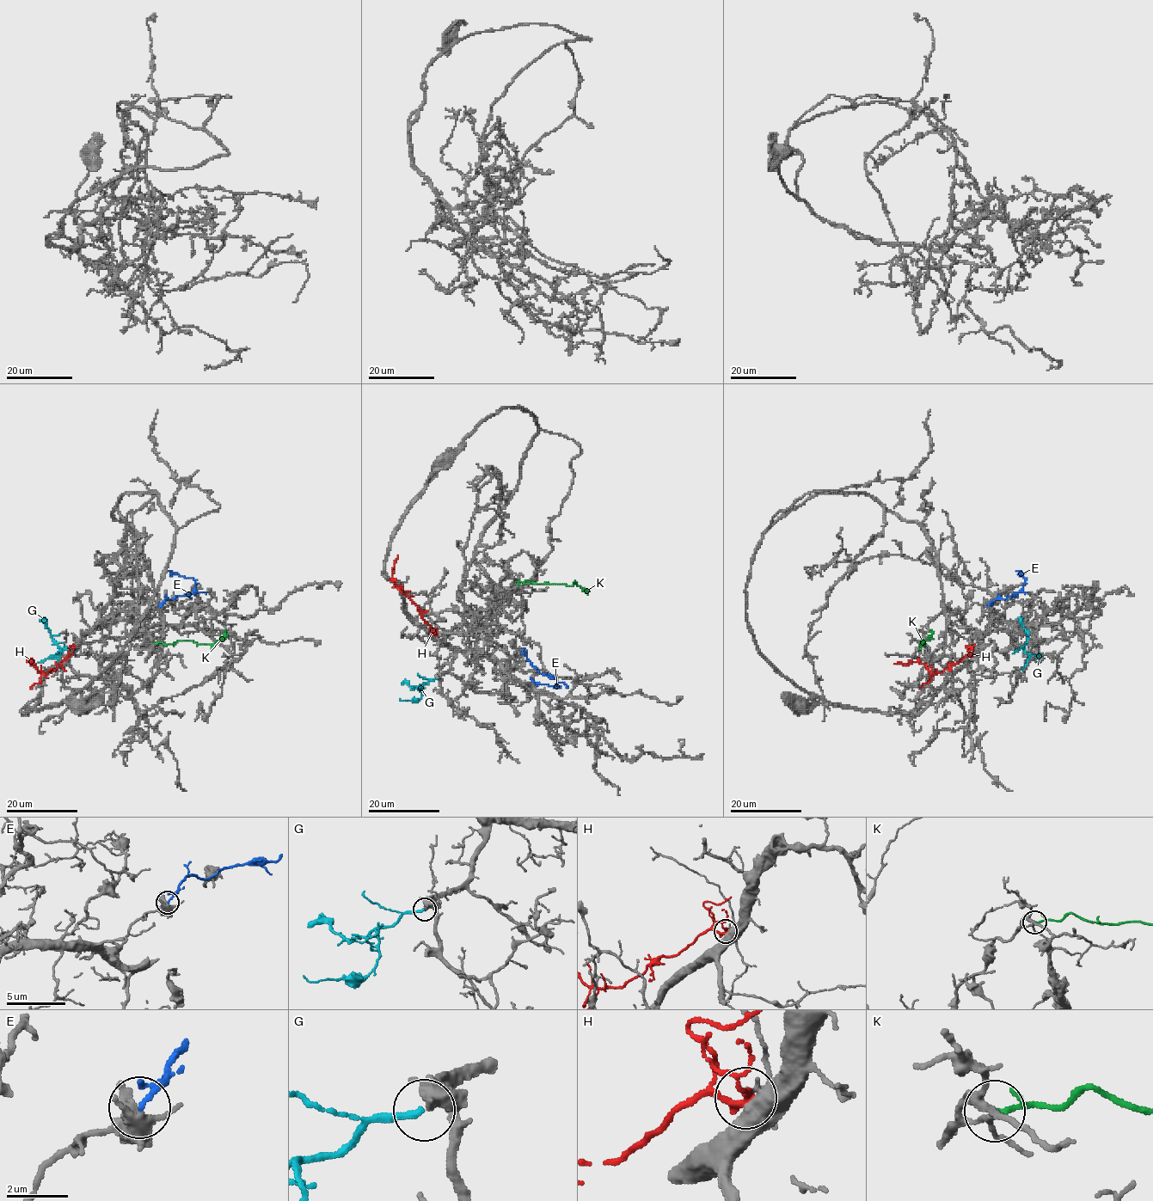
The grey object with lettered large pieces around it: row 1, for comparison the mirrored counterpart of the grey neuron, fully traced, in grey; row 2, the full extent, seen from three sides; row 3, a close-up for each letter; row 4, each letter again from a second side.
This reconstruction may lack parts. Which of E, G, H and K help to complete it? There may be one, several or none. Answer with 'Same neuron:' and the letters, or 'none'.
Same neuron: G, K

